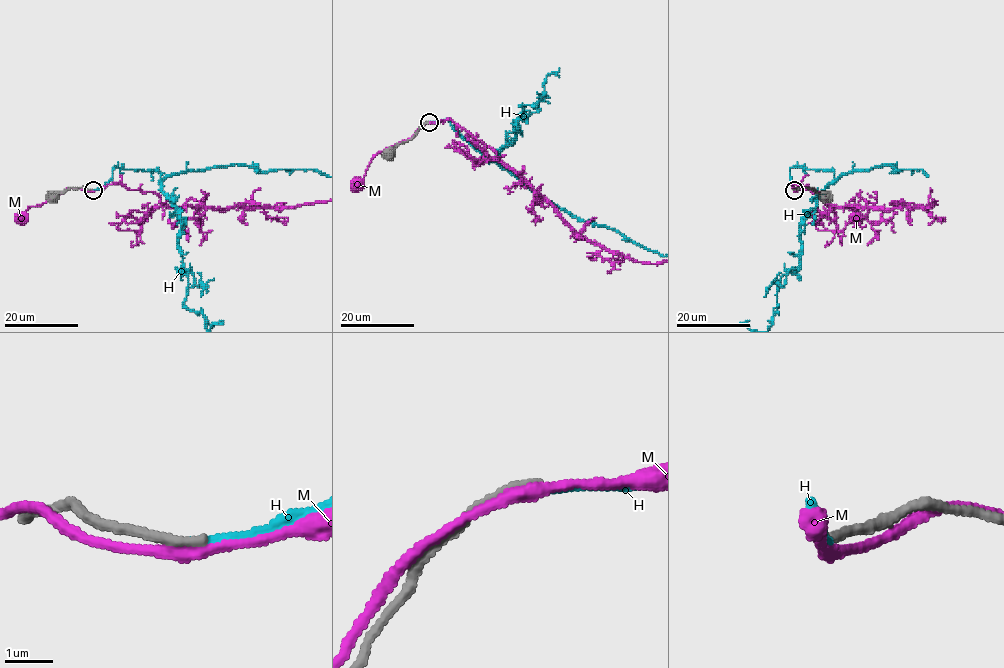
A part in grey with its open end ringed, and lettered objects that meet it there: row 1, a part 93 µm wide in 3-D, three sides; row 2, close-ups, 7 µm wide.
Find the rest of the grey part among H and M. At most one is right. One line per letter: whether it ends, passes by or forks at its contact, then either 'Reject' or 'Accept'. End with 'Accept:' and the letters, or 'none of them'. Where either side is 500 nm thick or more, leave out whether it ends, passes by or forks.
H: It ends there. Reject
M: It passes by. Reject
Accept: none of them

